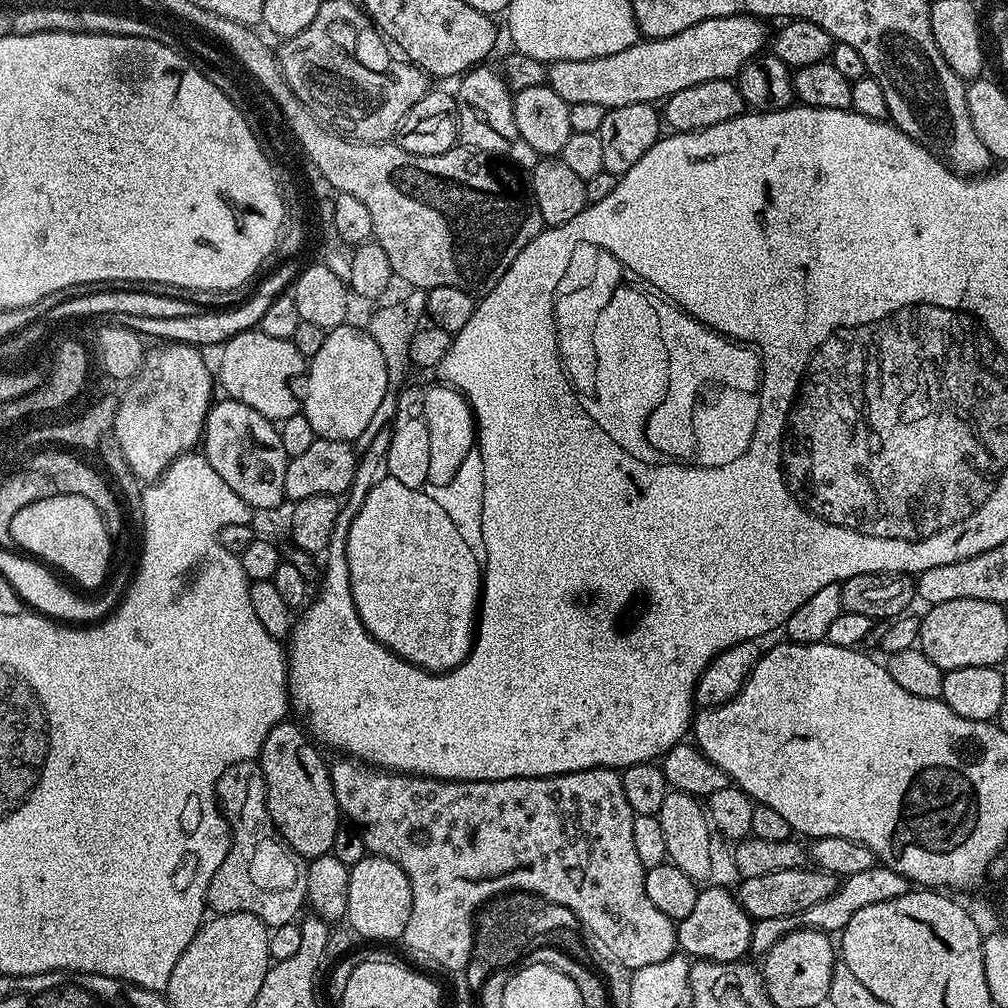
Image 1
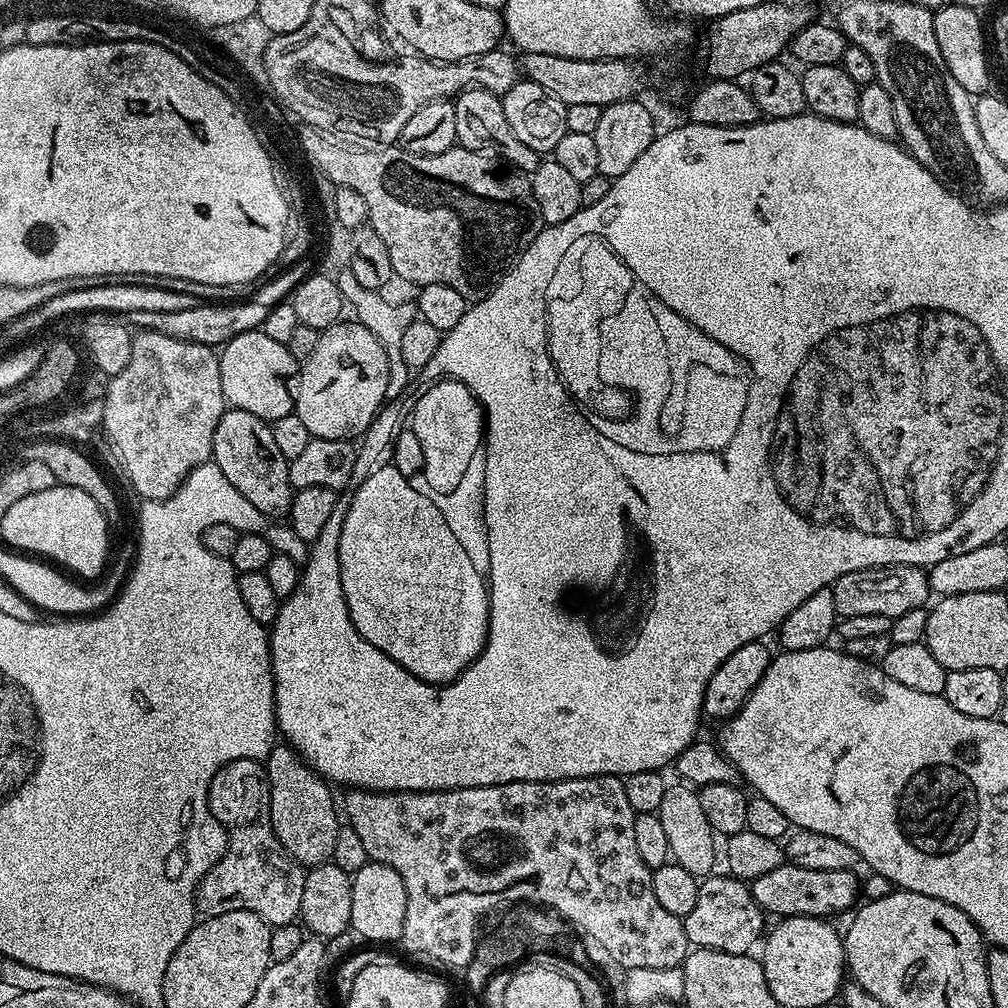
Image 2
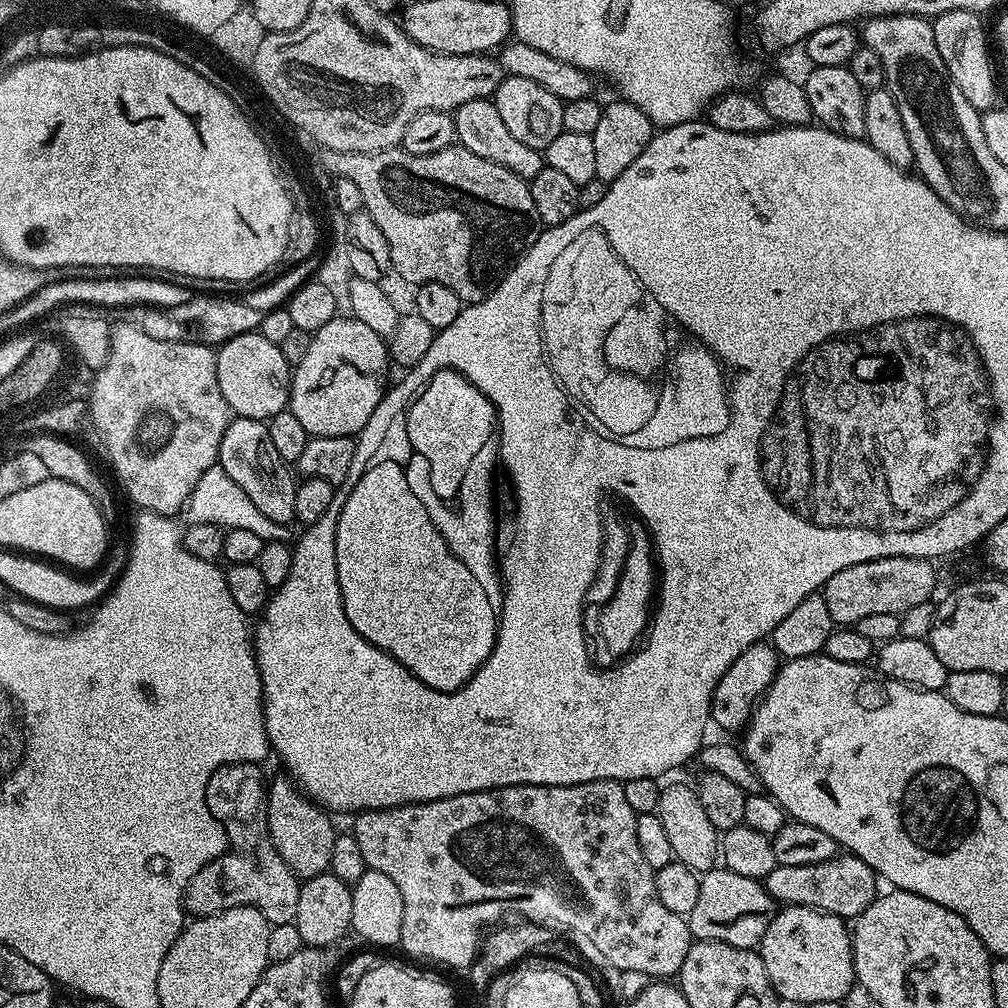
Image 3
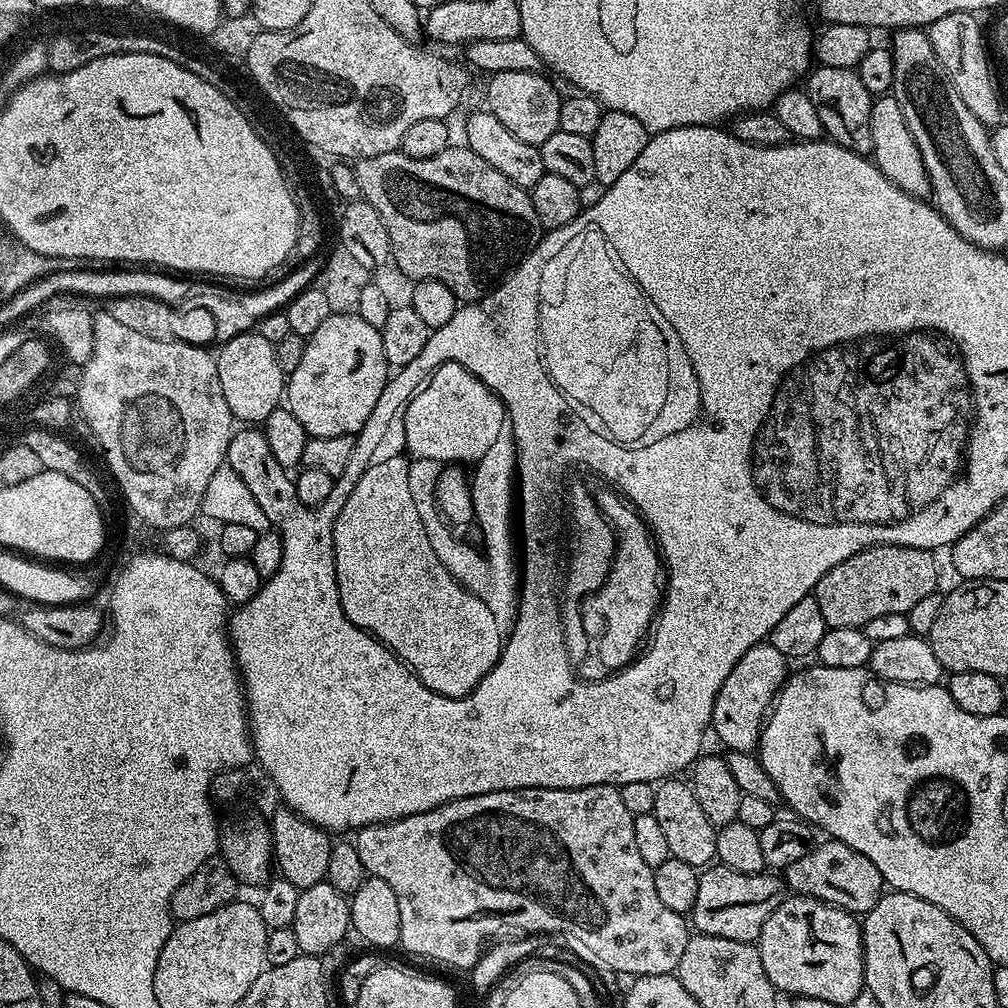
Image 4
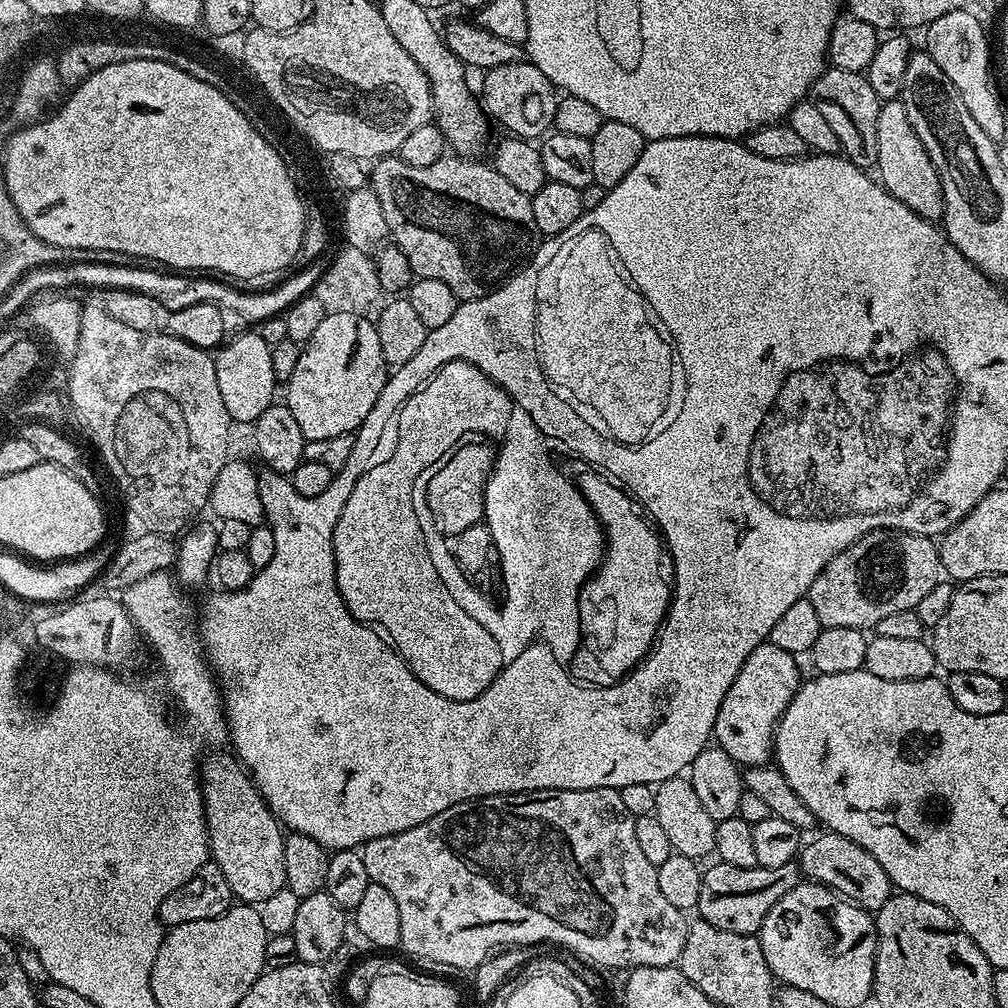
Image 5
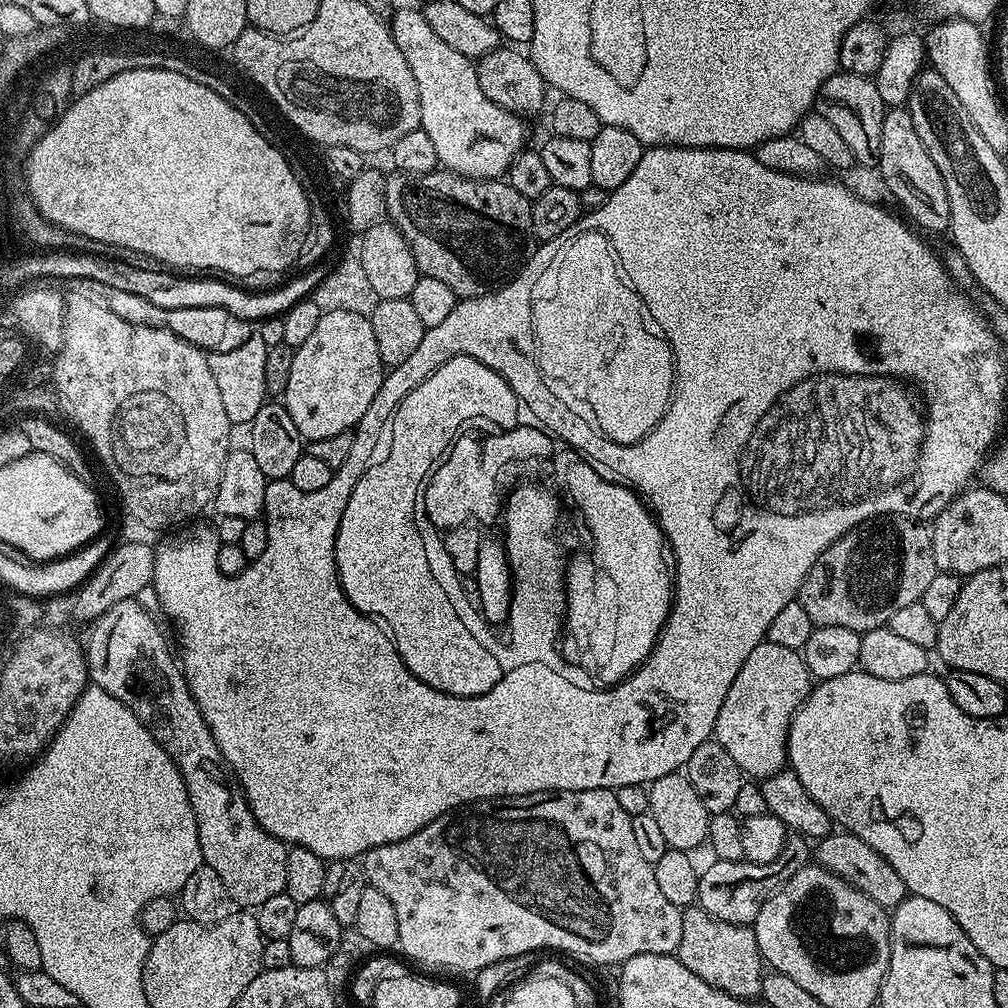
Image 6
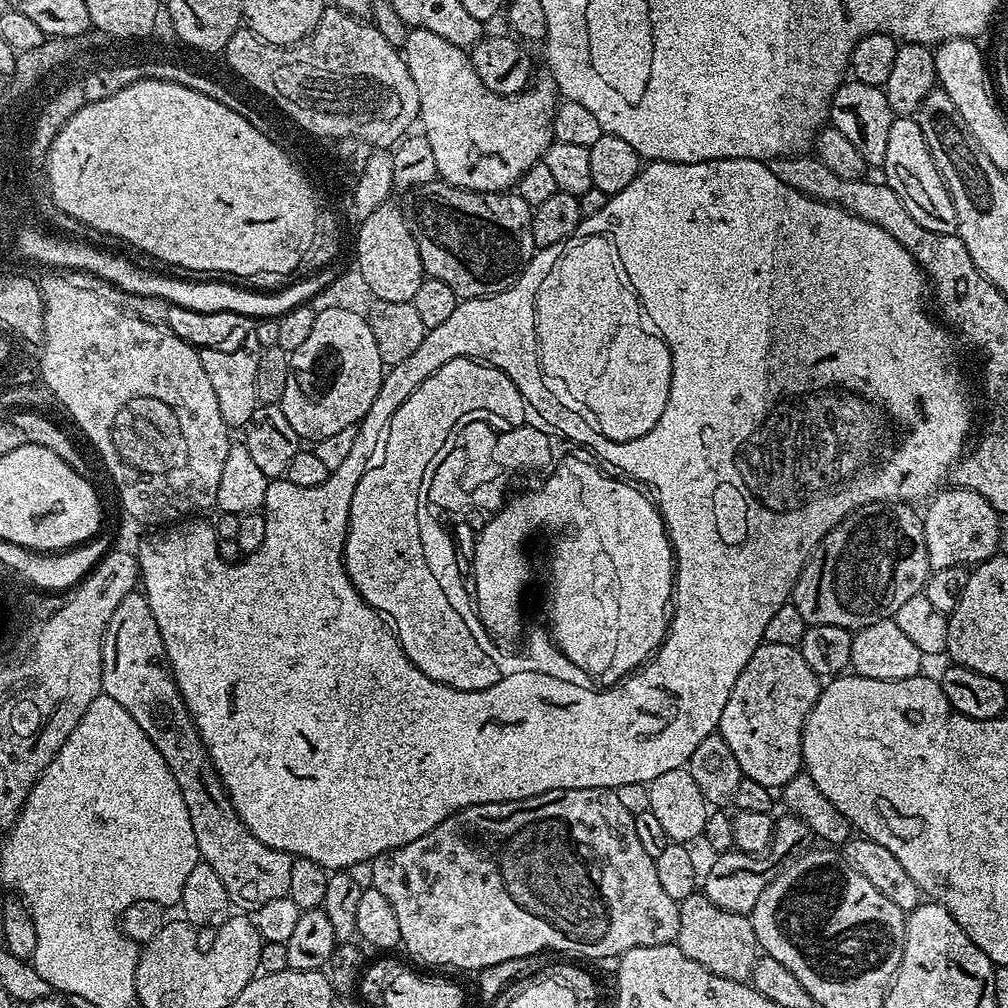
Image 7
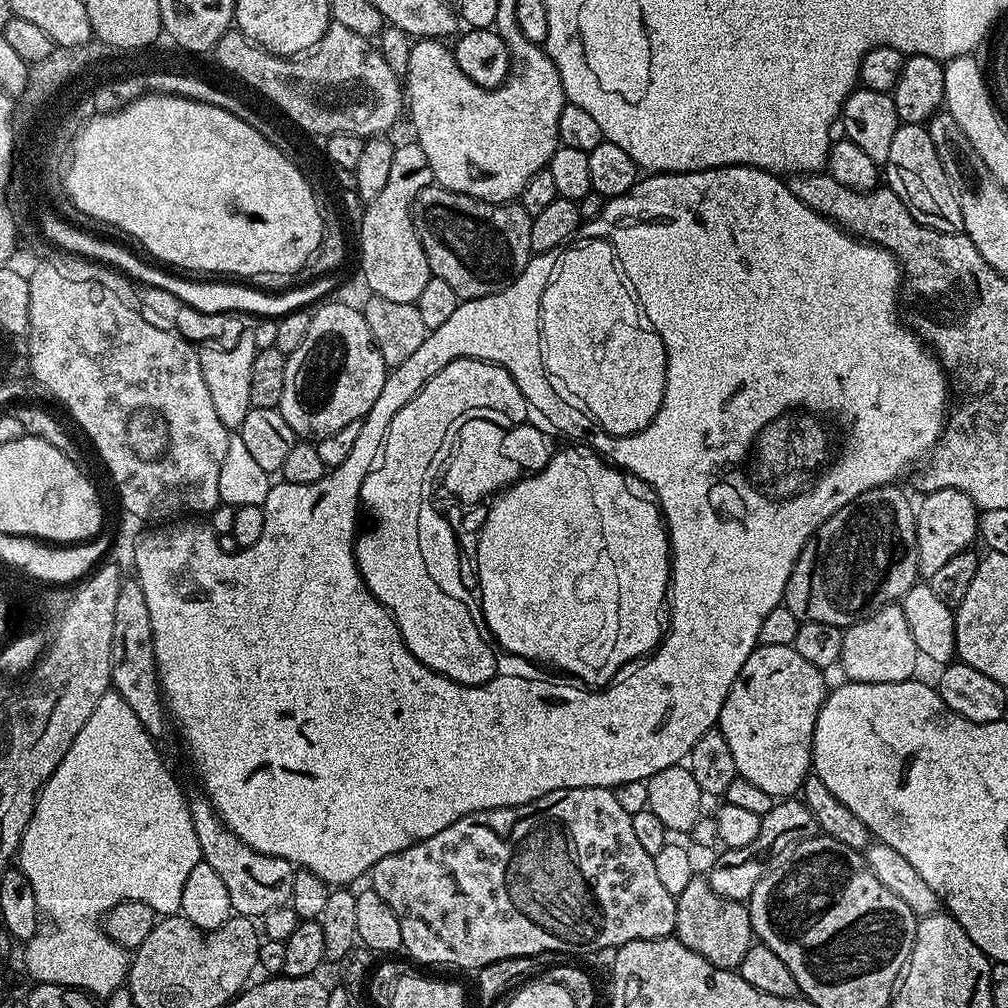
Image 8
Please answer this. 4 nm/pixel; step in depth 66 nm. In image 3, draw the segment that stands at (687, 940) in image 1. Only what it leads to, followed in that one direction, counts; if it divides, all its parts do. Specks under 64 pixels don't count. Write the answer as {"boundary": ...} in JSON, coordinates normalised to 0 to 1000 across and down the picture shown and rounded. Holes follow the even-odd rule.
{"boundary":[[[711,859],[694,869],[692,895],[681,912],[683,922],[690,933],[707,933],[733,940],[749,941],[760,927],[760,919],[764,919],[767,908],[767,891],[755,874]]]}

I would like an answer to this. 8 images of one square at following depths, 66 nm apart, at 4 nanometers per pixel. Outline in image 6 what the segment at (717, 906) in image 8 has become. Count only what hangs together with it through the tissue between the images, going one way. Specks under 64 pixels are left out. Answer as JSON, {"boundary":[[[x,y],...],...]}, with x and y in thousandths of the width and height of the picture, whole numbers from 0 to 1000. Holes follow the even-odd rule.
{"boundary":[[[693,899],[680,901],[677,904],[677,935],[671,939],[670,947],[681,962],[688,963],[696,974],[704,974],[704,978],[720,986],[734,992],[746,992],[754,987],[760,957],[752,942],[749,920],[716,915]]]}

